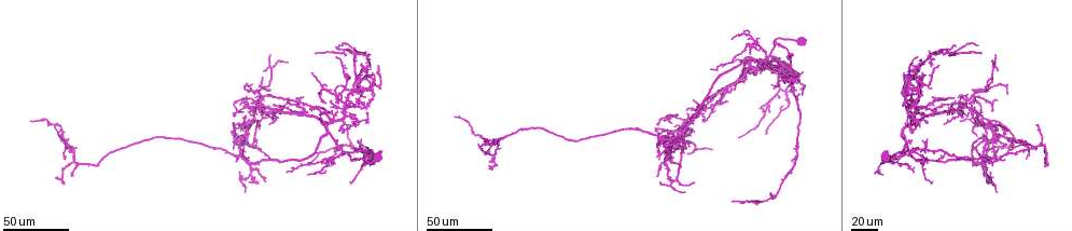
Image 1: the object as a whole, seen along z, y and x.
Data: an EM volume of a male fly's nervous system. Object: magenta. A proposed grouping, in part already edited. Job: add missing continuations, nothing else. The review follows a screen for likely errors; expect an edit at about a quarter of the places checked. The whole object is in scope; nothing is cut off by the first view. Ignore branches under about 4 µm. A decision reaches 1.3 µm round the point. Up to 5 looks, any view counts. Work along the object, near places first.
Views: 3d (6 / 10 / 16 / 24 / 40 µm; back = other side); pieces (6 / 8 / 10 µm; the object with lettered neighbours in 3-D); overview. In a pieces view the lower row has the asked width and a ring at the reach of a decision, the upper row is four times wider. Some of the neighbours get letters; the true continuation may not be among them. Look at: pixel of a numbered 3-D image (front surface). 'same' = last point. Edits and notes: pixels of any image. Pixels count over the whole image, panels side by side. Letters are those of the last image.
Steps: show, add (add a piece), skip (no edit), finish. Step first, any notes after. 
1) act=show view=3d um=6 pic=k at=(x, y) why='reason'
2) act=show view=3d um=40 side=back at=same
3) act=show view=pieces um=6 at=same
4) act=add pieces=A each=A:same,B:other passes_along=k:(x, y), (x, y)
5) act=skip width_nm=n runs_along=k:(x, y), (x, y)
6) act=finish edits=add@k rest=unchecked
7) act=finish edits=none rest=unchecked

act=show view=3d um=24 pic=1 at=(741, 137) why='tapers out'

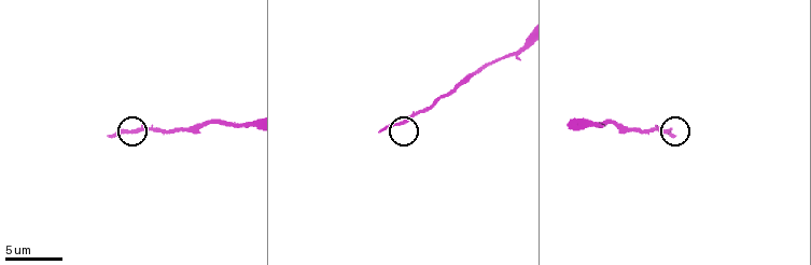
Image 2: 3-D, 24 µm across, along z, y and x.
act=show view=pieces um=10 pic=2 at=(673, 137)

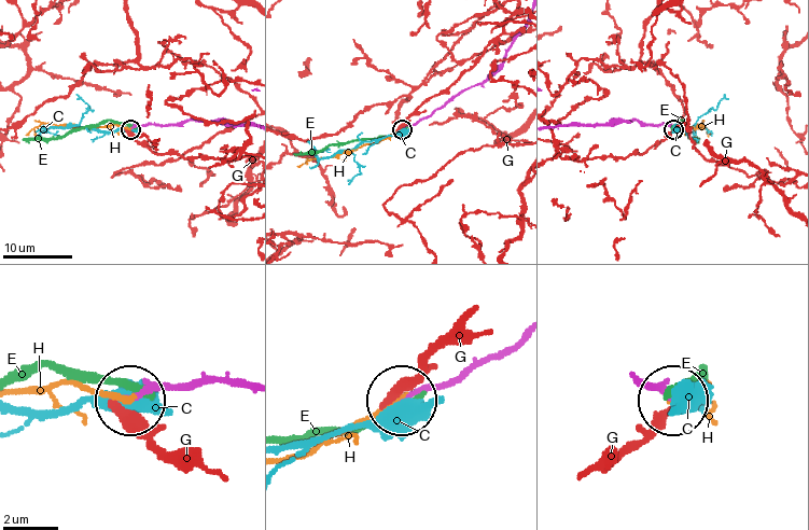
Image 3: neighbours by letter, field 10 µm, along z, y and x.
act=skip width_nm=150 each=C:other,E:other,G:other,H:other runs_along=3:(518, 338), (455, 378), (402, 399) found='no lettered piece goes on from it'

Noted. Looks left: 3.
act=show view=3d um=24 pic=1 at=(261, 97) why='an open end'

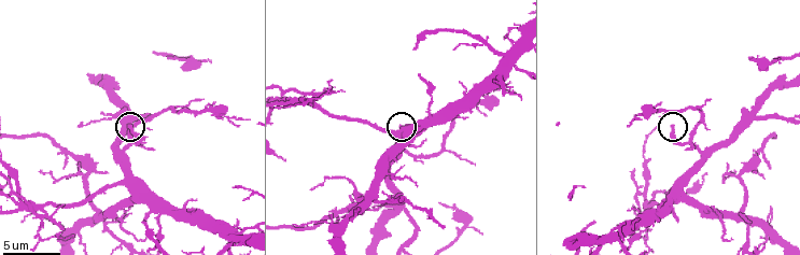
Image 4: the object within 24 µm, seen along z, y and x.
act=show view=pieces um=8 pic=4 at=(674, 127)

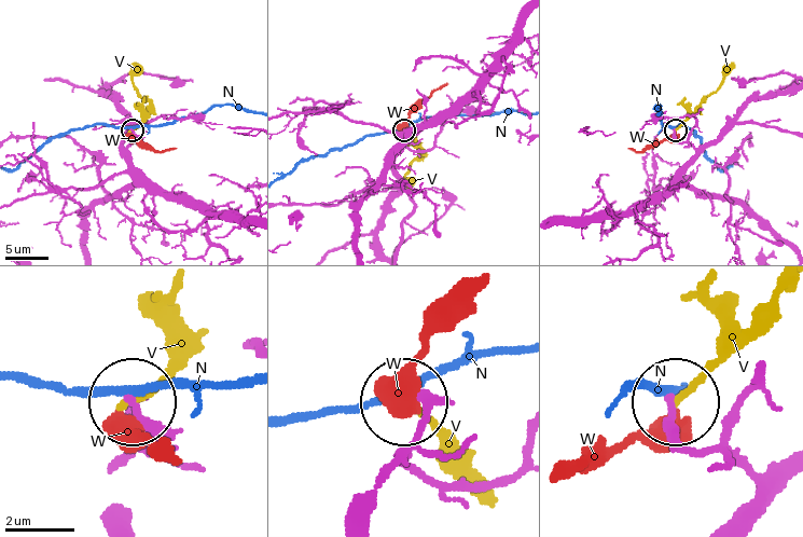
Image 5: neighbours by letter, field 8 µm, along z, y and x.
act=skip each=N:other,V:other,W:other found='no lettered piece goes on from it'

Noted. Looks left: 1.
act=finish edits=none rest=unchecked

